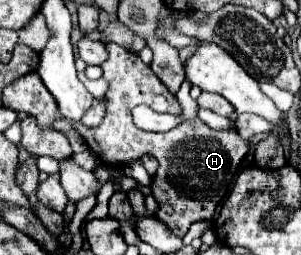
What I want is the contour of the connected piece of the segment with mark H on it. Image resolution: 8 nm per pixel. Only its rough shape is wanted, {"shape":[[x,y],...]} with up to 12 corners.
{"shape":[[107,43],[107,111],[83,139],[109,165],[159,161],[155,217],[177,237],[211,219],[251,143],[185,119],[137,53]]}

